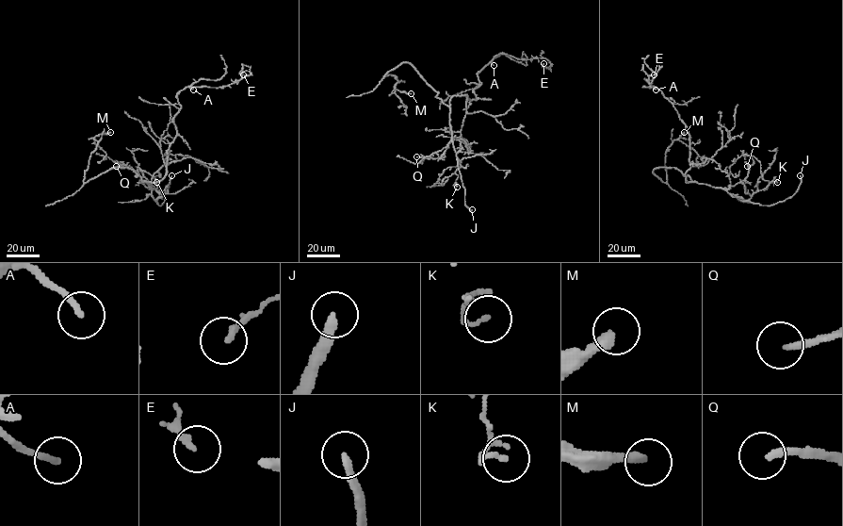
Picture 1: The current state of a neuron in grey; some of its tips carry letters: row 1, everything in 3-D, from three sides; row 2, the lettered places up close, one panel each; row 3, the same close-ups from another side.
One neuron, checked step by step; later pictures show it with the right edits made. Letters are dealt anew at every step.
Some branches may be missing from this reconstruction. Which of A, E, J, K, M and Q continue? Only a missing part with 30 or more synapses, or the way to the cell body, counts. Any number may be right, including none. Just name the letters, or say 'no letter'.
J, M, Q

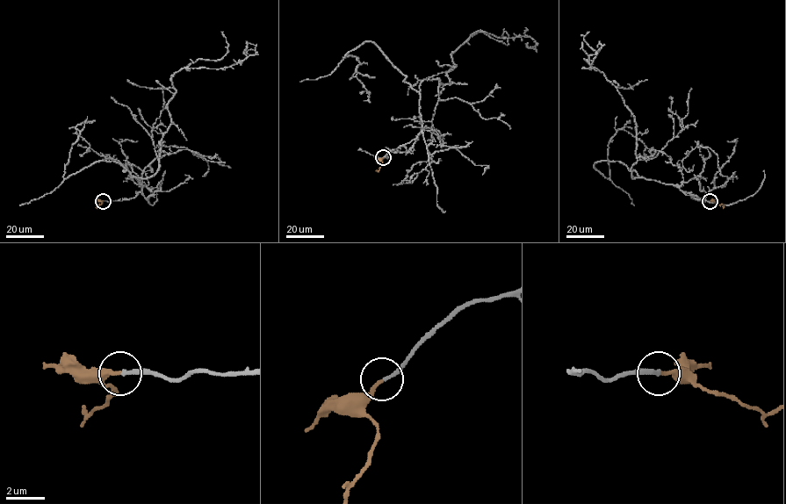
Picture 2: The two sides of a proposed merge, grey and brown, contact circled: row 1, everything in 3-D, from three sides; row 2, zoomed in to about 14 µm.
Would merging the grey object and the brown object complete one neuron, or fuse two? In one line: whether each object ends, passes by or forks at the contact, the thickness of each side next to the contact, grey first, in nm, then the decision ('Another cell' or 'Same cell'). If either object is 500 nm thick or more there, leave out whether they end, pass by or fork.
At the ring grey ends. At the ring brown ends. Thickness 180 nm (grey) against 180 nm. Same cell

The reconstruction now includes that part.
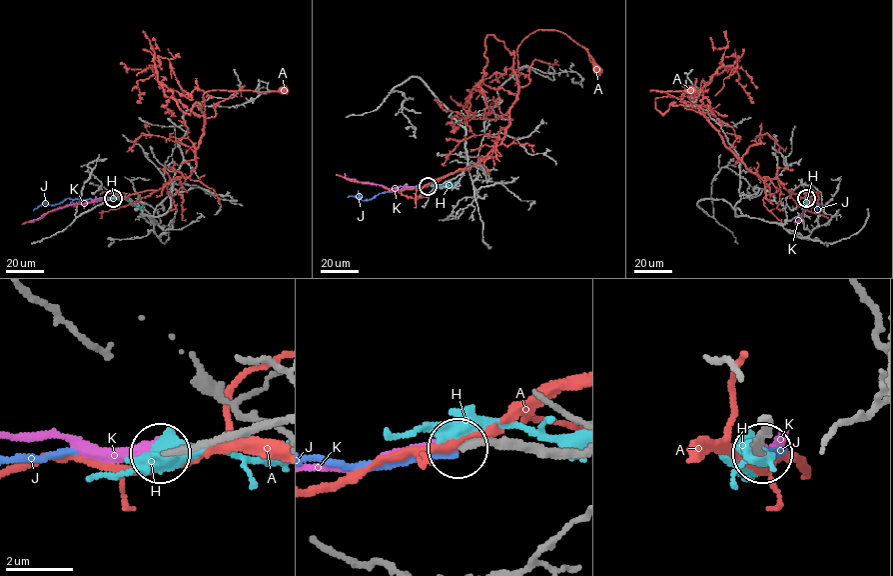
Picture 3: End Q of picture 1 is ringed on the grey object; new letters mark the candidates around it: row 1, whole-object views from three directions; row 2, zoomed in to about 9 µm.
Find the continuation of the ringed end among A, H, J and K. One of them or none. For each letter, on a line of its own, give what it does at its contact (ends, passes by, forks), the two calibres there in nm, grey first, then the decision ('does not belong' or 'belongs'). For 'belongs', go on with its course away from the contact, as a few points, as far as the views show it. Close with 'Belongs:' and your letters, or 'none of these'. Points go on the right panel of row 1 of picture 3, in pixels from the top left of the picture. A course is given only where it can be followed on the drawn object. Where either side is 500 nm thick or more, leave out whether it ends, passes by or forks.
A: it passes by | 300/200 nm | does not belong
H: 280/500 nm | does not belong
J: it ends | 220/200 nm | belongs | via (807, 198), (821, 204), (818, 203), (817, 210)
K: it ends | 220/420 nm | does not belong
Belongs: J

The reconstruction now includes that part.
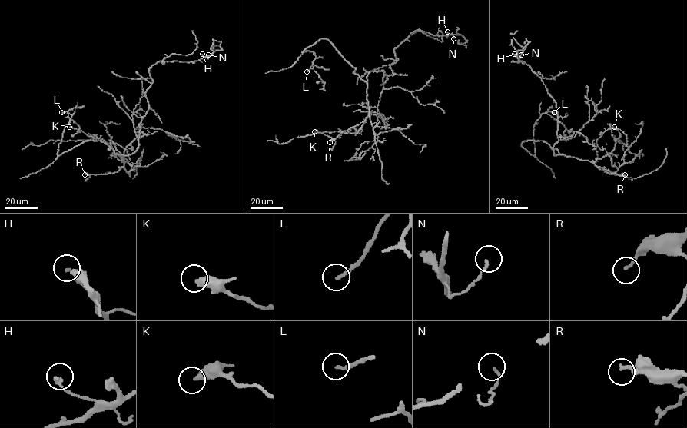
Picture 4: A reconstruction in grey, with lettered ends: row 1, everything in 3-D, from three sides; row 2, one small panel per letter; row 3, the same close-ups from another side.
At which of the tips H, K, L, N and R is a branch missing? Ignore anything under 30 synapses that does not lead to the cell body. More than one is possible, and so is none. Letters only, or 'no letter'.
L

